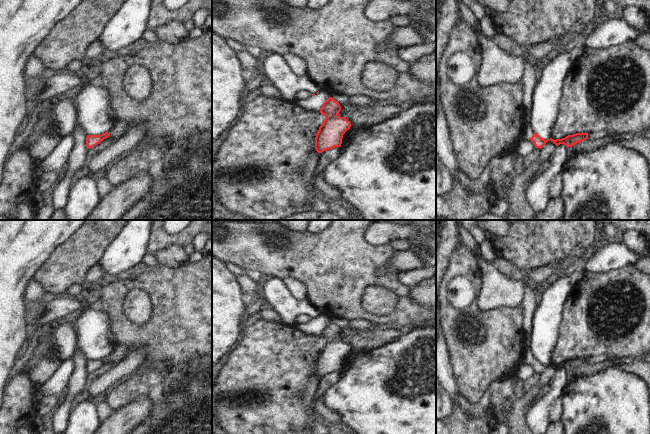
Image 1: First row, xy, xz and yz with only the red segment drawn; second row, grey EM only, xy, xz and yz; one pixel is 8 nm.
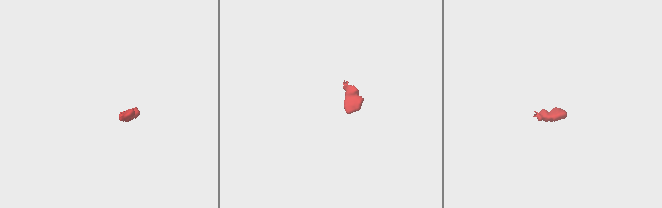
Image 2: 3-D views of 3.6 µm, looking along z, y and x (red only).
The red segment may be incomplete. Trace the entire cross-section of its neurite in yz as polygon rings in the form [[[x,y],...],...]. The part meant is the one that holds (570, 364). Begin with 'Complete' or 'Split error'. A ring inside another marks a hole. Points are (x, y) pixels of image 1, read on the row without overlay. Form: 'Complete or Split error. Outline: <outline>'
Split error. Outline: [[[524,349],[524,353],[522,355],[522,363],[531,364],[534,367],[535,372],[540,372],[540,373],[548,365],[553,366],[556,370],[558,370],[560,368],[564,368],[568,372],[568,371],[571,371],[579,366],[582,366],[582,365],[588,363],[588,357],[576,357],[573,359],[568,359],[562,363],[554,364],[554,363],[550,362],[549,364],[545,364],[533,355],[531,349]]]

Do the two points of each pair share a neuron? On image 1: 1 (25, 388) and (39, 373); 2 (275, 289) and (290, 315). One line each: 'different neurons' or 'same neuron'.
1: different neurons
2: same neuron

